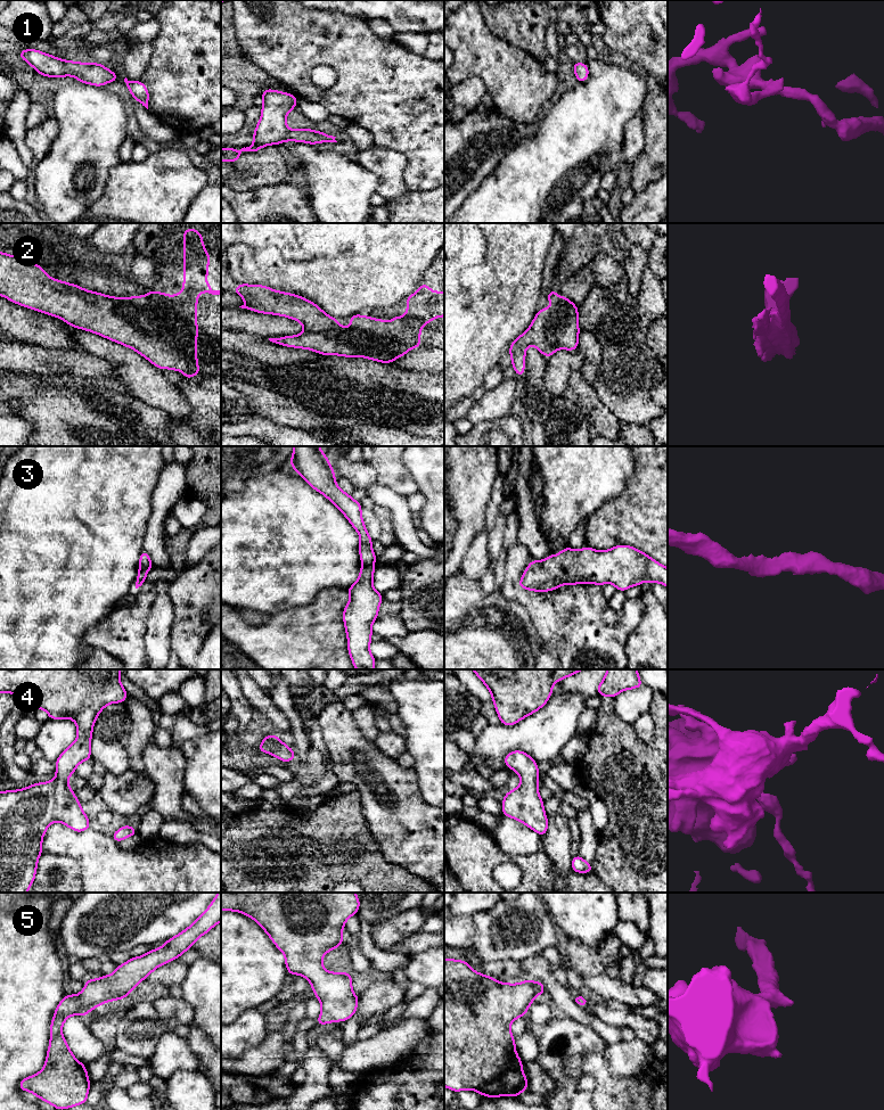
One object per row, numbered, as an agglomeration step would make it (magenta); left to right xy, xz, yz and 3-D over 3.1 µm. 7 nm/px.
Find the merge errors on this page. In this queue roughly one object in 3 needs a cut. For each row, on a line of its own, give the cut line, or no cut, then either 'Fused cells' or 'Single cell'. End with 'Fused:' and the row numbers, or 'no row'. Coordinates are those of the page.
1: No split. Single cell
2: No split. Single cell
3: No split. Single cell
4: No split. Single cell
5: No split. Single cell
Fused: no row

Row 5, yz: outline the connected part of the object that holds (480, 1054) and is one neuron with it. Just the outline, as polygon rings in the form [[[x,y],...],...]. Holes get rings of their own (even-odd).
[[[444,959],[444,1086],[457,1093],[473,1090],[491,1099],[517,1097],[524,1090],[530,1090],[522,1069],[523,1062],[516,1053],[516,1039],[510,1033],[510,1023],[525,1017],[535,996],[545,992],[541,981],[525,979],[514,985],[499,982],[490,976],[474,971],[466,961]]]

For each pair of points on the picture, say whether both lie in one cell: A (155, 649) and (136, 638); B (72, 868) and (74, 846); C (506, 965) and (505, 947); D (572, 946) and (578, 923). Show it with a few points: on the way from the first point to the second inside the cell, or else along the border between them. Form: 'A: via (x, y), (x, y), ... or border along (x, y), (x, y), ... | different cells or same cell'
A: border along (148, 616), (145, 632), (146, 657) | different cells
B: border along (47, 852), (73, 856), (79, 863), (82, 880) | different cells
C: border along (479, 959), (482, 961), (517, 960), (520, 962) | different cells
D: border along (567, 938), (576, 938), (591, 946), (600, 943) | different cells

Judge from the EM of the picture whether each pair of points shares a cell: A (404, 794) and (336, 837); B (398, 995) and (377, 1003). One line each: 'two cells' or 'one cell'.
A: two cells
B: one cell

